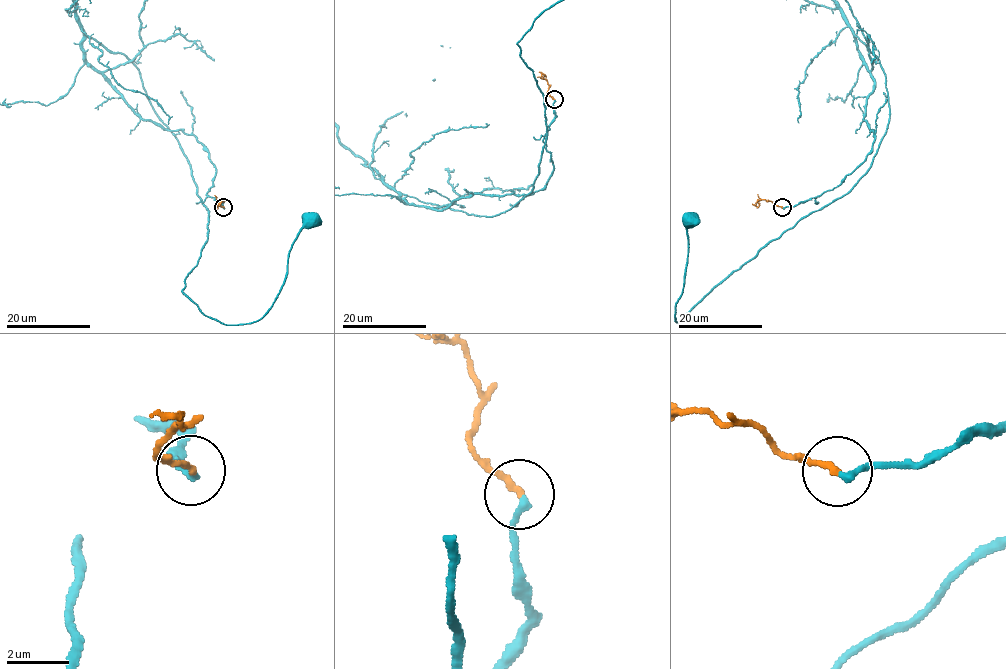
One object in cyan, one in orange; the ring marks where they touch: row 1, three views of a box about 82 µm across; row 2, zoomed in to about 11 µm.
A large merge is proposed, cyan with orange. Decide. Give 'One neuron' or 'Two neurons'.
One neuron

